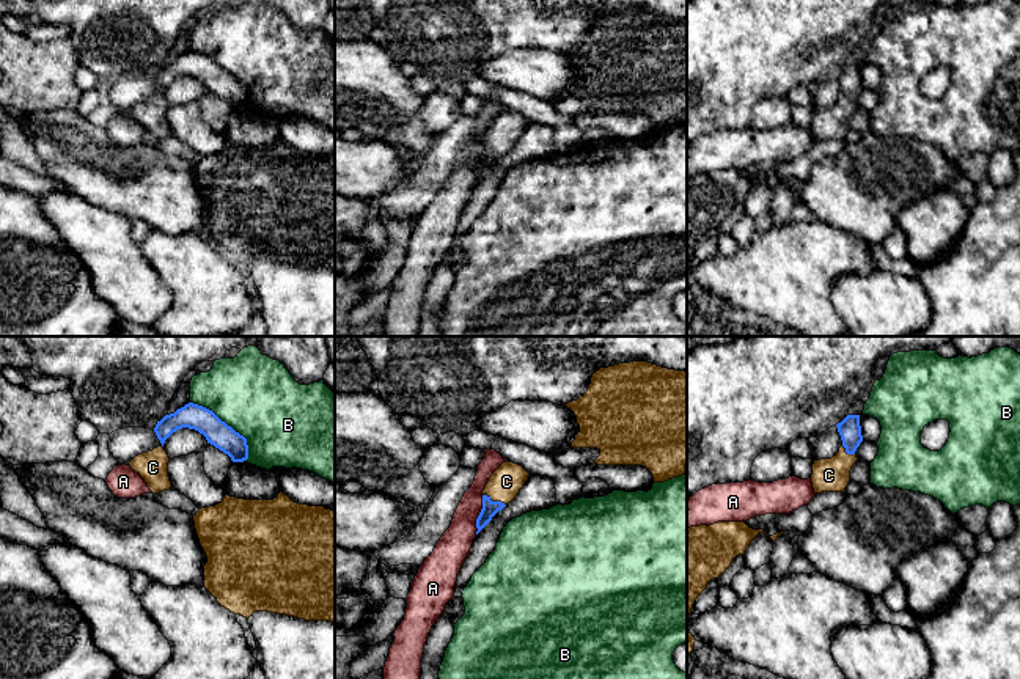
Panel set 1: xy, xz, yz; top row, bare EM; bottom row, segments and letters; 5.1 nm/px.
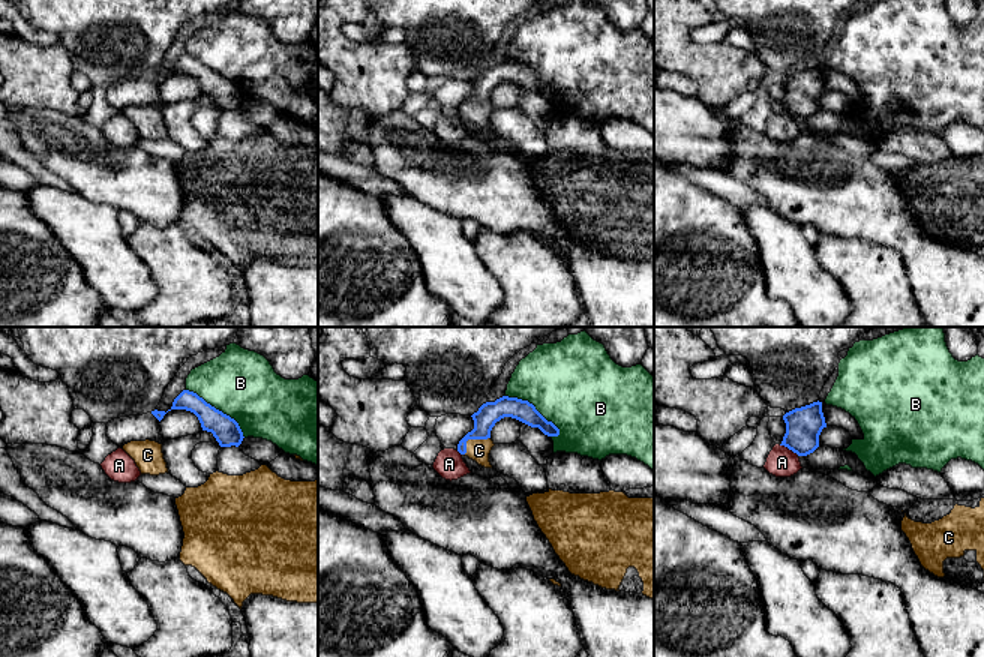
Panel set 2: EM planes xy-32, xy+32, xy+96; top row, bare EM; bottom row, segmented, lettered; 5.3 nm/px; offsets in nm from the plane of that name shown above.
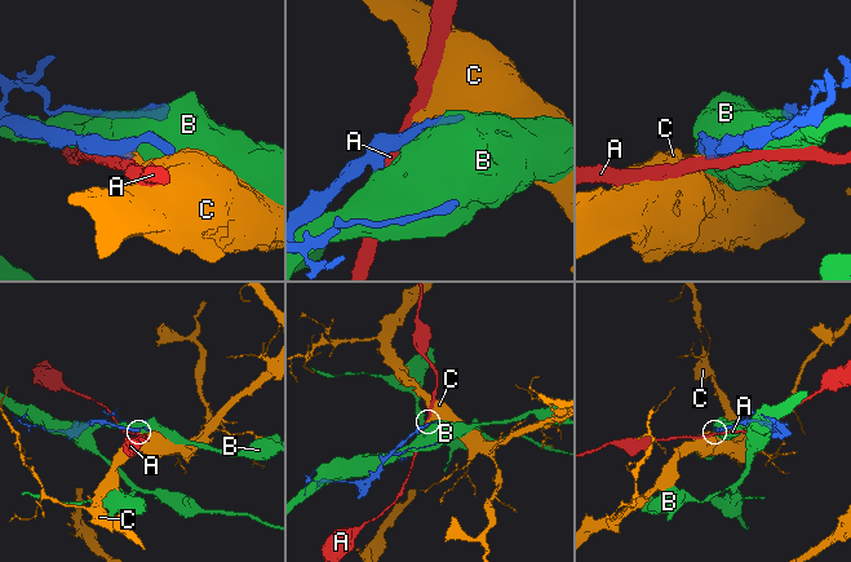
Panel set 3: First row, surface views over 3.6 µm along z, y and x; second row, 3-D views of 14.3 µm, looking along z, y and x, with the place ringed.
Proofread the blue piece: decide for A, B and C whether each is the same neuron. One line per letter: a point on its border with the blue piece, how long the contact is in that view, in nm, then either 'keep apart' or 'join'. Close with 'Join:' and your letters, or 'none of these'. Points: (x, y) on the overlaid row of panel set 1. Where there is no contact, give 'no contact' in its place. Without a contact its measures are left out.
A: xz (480, 514) | 200 nm | keep apart
B: xy (230, 426) | 420 nm | keep apart
C: xz (494, 502) | 130 nm | join
Join: C

